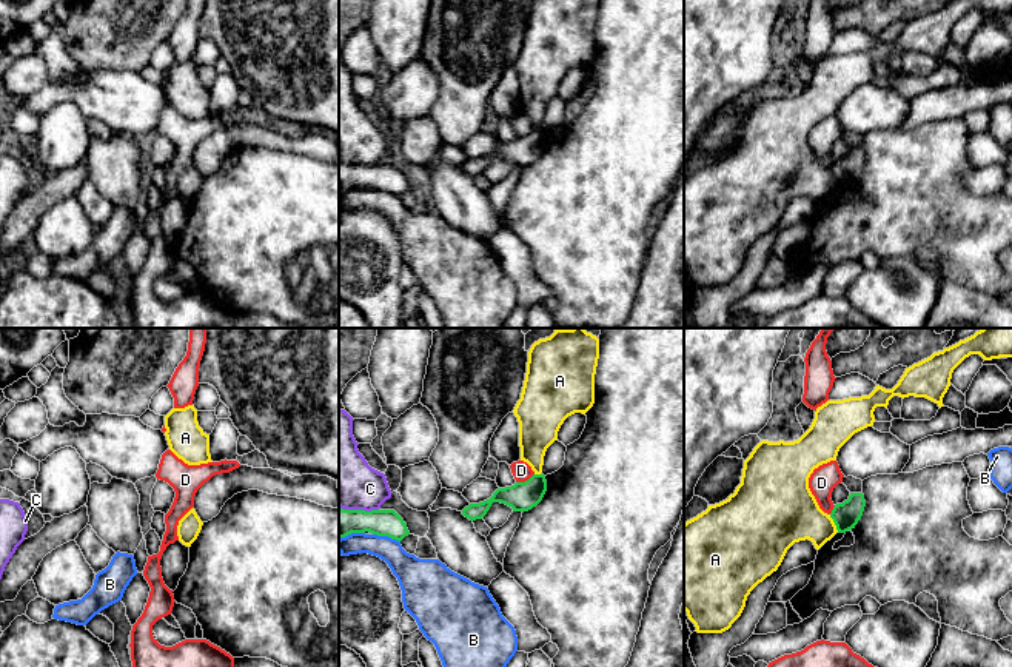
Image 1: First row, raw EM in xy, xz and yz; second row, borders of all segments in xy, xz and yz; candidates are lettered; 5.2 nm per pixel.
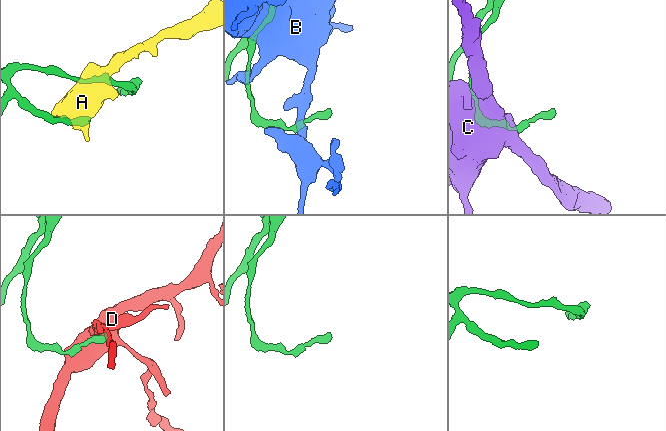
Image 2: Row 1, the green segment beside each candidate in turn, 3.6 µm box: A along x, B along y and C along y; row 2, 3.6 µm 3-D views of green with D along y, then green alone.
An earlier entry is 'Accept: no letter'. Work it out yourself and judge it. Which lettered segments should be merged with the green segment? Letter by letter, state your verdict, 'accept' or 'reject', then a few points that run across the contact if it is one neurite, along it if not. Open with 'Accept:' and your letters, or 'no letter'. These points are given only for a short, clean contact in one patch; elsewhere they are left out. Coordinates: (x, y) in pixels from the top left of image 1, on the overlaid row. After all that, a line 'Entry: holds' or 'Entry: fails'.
Accept: no letter
A: reject | yz (829, 515), (838, 532)
B: reject
C: reject
D: reject | xz (533, 473), (527, 479), (516, 482)
Entry: holds

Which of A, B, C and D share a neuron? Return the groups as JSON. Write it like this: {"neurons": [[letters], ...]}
{"neurons": [["A"], ["B"], ["C"], ["D"]]}

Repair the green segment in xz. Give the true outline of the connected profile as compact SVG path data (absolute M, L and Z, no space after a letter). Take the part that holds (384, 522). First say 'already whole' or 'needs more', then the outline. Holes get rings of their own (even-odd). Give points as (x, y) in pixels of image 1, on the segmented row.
already whole | M339 507L339 538L370 531L402 541L410 535L407 524L394 510L343 510Z

